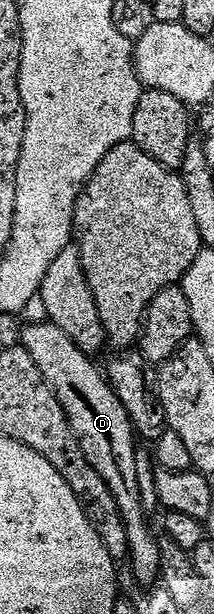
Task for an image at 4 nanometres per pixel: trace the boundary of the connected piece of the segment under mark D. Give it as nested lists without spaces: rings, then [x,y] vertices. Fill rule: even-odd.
[[[46,322],[30,324],[22,329],[20,347],[25,348],[27,354],[35,358],[35,366],[43,370],[51,390],[59,398],[79,438],[79,446],[83,446],[83,454],[87,454],[87,462],[91,462],[91,466],[99,470],[99,478],[103,478],[111,494],[115,494],[115,502],[127,526],[129,560],[132,572],[137,575],[138,584],[156,585],[161,575],[161,545],[158,537],[153,537],[153,532],[149,529],[150,521],[141,508],[139,478],[135,478],[138,445],[133,444],[133,423],[129,421],[127,410],[123,410],[123,402],[119,402],[119,398],[113,393],[102,369],[100,372],[89,361],[92,360],[90,353],[75,346],[75,342],[71,342],[71,338],[67,338],[67,334],[59,330],[59,326]]]

